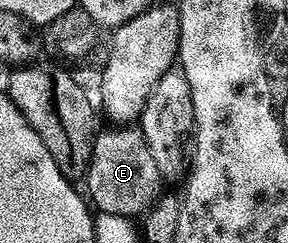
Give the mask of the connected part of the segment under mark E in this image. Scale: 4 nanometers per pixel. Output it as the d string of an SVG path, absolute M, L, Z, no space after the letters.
M112 126L97 131L92 141L92 157L88 163L87 199L97 213L118 214L129 218L139 217L150 208L157 197L156 191L162 177L154 158L150 158L150 150L146 146L146 138L138 126Z

